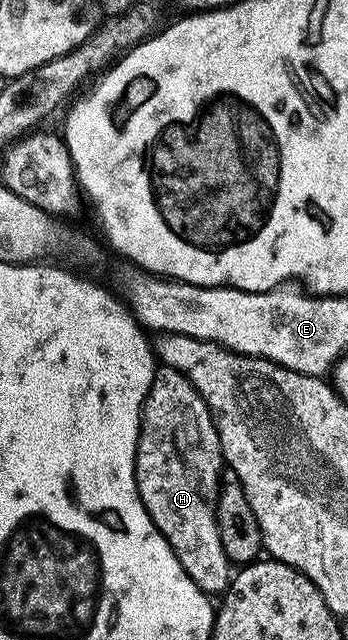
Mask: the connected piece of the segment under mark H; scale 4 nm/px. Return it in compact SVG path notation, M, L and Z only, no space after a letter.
M168 365L156 368L153 387L143 405L135 478L157 531L165 535L189 579L208 595L226 594L233 580L233 566L221 543L215 510L224 472L221 435L205 399L181 371Z

